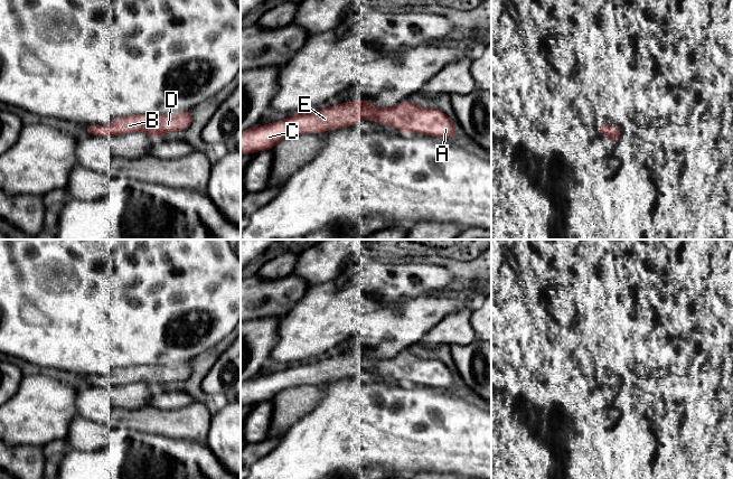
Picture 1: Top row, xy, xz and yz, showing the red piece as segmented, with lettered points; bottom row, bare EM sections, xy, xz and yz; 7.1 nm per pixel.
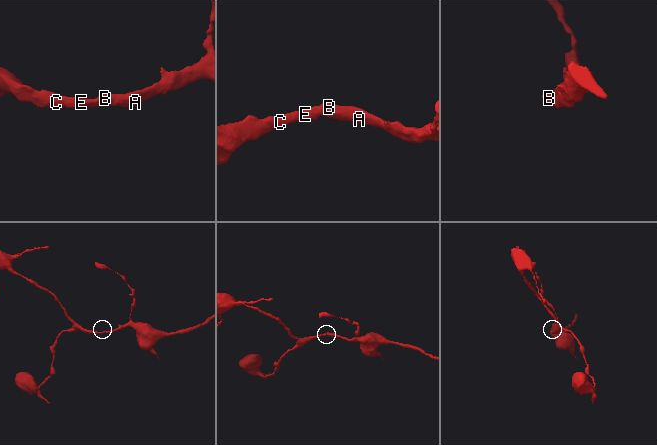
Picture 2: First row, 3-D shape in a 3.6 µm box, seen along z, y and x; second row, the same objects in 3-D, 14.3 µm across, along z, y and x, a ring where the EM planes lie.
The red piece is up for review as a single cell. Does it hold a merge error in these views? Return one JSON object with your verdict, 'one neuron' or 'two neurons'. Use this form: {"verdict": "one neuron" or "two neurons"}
{"verdict": "one neuron"}

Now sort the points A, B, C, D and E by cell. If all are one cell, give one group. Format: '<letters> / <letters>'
A B C D E

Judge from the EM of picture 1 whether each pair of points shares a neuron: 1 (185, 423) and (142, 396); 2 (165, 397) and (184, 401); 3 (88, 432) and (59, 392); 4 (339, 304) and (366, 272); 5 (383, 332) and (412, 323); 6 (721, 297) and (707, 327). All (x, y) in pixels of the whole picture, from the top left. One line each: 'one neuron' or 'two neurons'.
1: two neurons
2: one neuron
3: two neurons
4: one neuron
5: one neuron
6: two neurons

